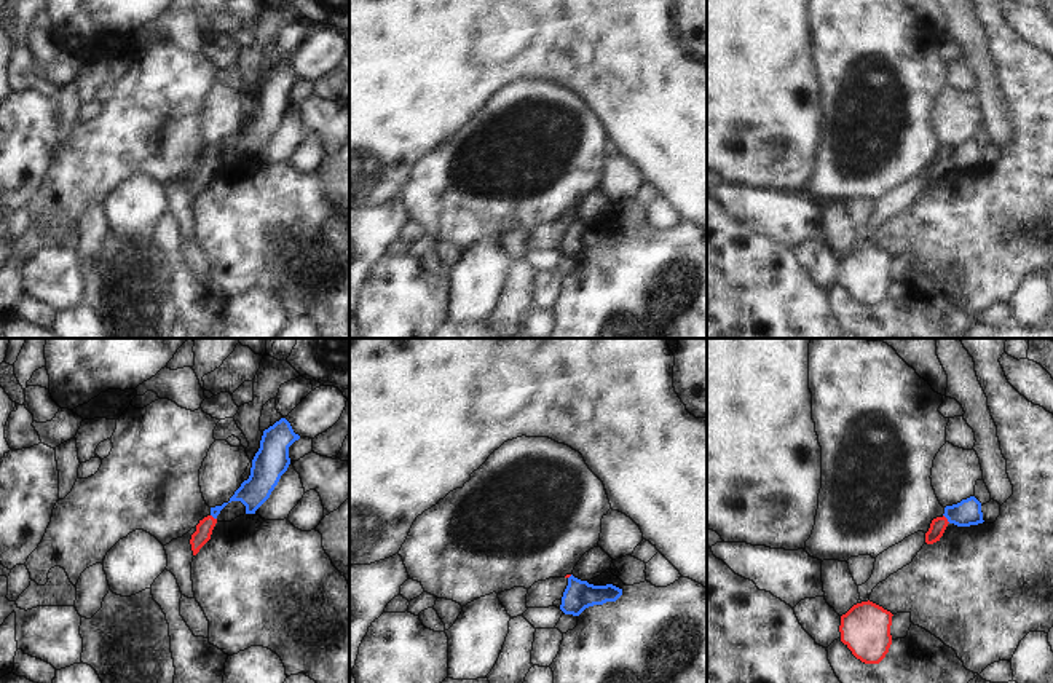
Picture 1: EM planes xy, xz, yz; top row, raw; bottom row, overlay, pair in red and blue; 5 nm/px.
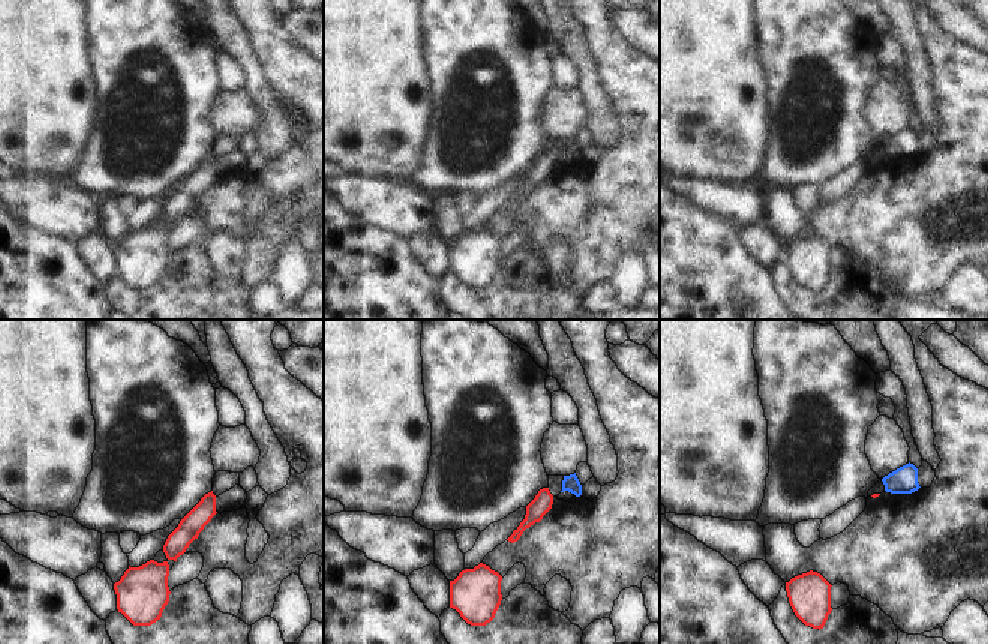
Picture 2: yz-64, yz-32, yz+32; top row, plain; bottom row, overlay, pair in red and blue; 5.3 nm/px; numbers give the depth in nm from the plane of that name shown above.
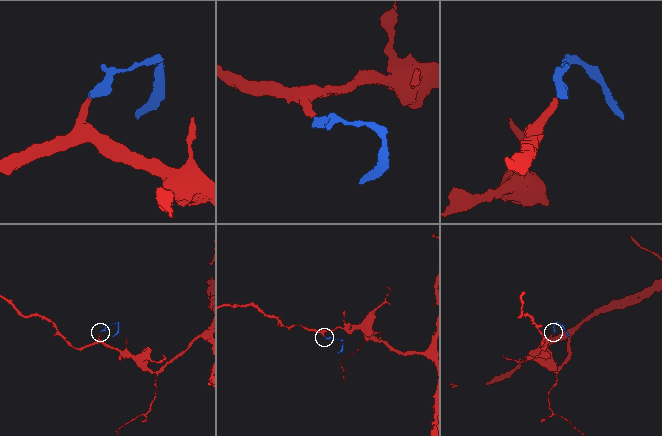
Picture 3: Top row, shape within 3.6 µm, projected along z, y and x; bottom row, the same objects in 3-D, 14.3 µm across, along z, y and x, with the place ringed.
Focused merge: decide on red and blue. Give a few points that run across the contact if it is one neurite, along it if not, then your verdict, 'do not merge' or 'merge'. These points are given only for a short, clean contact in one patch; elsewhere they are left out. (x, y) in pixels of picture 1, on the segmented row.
line yz (943, 514), (950, 522); do not merge

